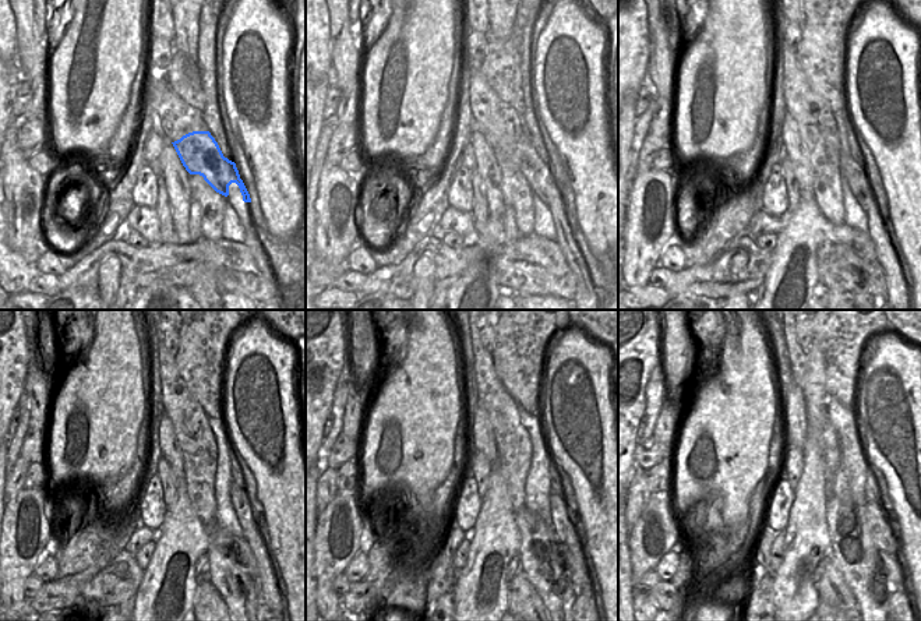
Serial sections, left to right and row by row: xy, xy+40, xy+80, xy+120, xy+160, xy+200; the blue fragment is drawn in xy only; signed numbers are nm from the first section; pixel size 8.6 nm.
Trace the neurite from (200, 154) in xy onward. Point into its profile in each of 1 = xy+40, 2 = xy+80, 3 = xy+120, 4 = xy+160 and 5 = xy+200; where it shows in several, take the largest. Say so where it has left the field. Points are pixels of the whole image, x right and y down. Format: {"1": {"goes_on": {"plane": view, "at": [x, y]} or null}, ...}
{"1": {"goes_on": {"plane": "xy+40", "at": [540, 177]}}, "2": {"goes_on": {"plane": "xy+80", "at": [860, 184]}}, "3": {"goes_on": {"plane": "xy+120", "at": [240, 503]}}, "4": {"goes_on": {"plane": "xy+160", "at": [564, 529]}}, "5": {"goes_on": {"plane": "xy+200", "at": [881, 533]}}}

